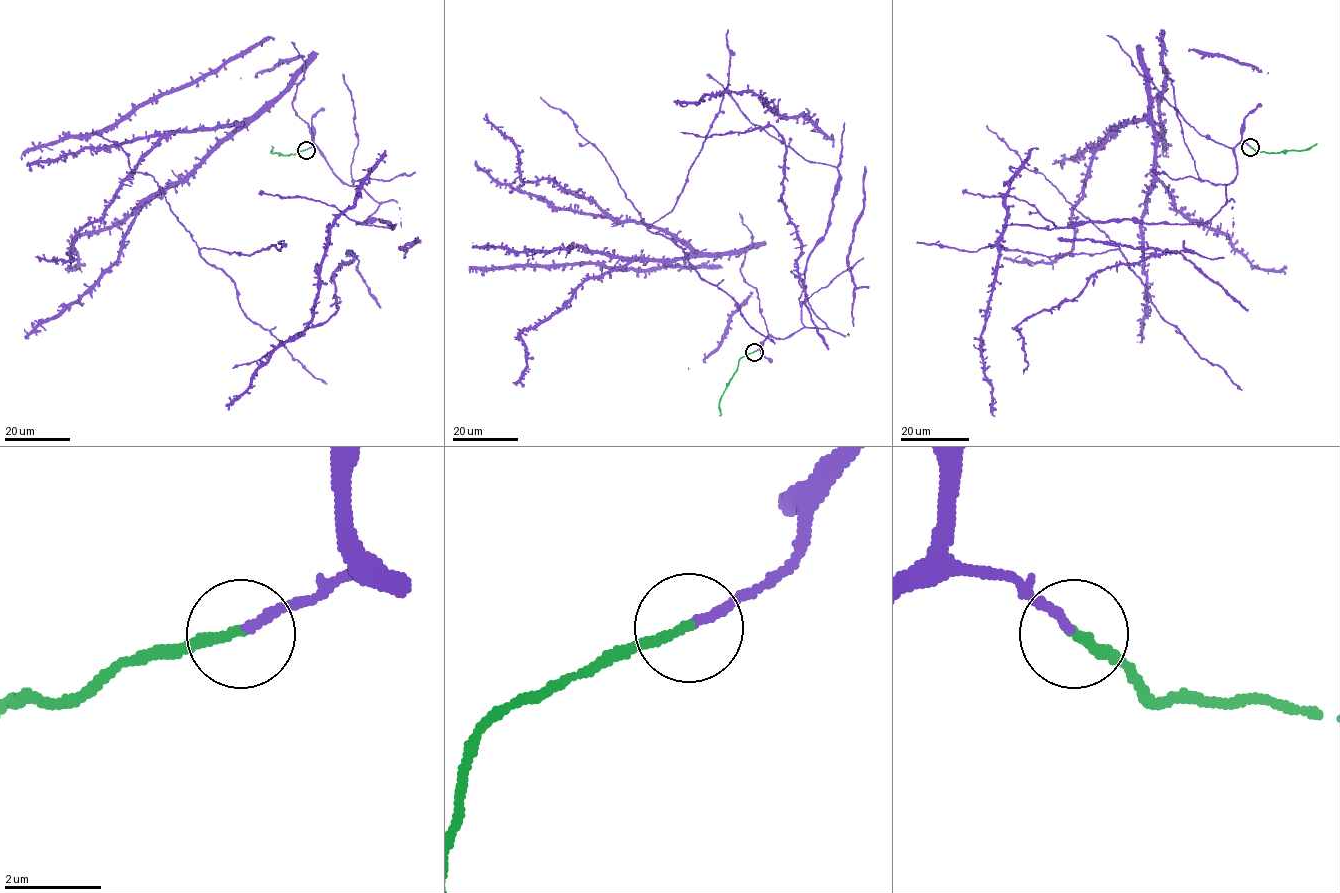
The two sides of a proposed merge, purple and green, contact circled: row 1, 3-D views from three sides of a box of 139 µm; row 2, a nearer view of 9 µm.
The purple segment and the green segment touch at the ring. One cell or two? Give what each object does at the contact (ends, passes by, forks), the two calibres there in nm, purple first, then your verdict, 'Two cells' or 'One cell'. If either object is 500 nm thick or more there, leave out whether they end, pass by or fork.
At the ring purple ends. At the ring green ends. Thickness 180 nm (purple) against 200 nm. One cell

